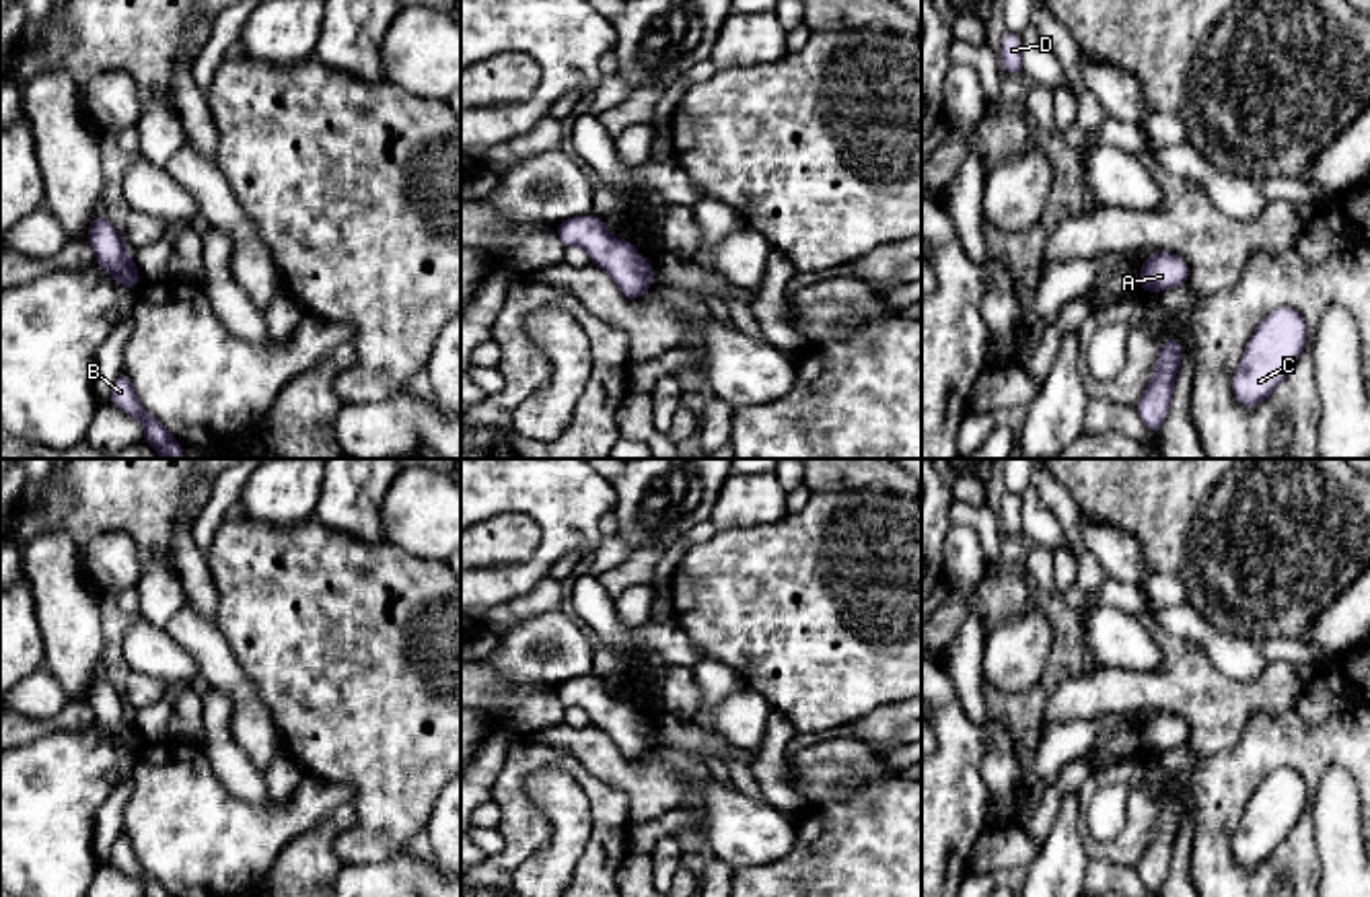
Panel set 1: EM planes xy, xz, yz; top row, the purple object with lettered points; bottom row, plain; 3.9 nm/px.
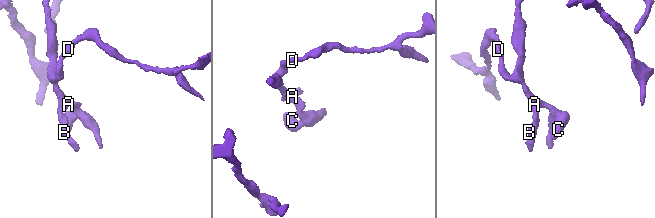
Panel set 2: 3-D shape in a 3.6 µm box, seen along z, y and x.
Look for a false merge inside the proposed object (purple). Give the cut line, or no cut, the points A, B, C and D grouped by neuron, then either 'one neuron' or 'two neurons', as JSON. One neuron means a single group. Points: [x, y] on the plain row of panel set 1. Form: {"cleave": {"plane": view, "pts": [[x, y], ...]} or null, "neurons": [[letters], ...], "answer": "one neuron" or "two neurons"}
{"cleave": null, "neurons": [["A", "B", "C", "D"]], "answer": "one neuron"}

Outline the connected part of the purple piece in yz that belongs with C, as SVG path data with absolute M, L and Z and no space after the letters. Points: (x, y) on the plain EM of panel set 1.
M1292 767L1271 772L1251 796L1232 835L1236 862L1251 870L1267 860L1298 821L1308 790L1304 778Z

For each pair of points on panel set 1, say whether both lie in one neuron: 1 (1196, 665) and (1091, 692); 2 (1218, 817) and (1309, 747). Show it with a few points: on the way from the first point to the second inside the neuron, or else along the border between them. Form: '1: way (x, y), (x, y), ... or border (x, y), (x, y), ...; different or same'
1: way (1169, 690), (1118, 690); same
2: way (1231, 791), (1274, 747), (1282, 747); same

